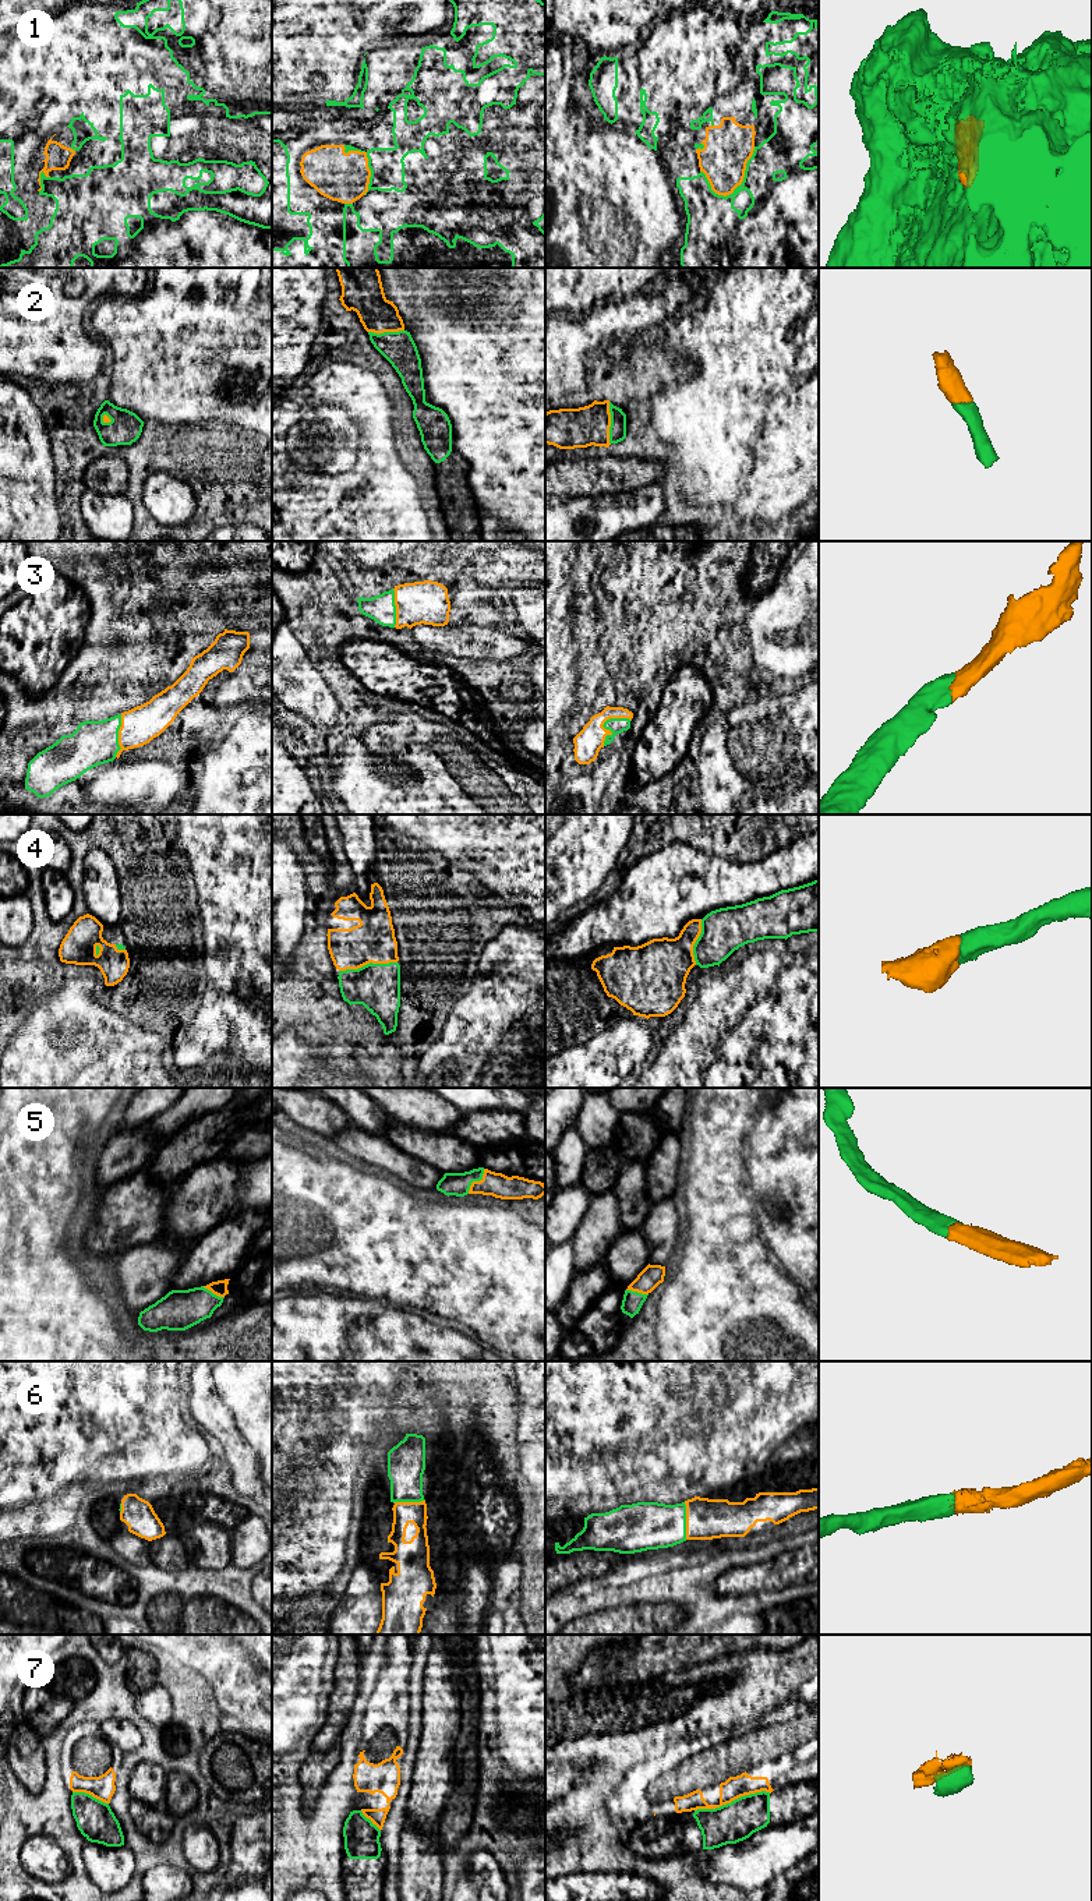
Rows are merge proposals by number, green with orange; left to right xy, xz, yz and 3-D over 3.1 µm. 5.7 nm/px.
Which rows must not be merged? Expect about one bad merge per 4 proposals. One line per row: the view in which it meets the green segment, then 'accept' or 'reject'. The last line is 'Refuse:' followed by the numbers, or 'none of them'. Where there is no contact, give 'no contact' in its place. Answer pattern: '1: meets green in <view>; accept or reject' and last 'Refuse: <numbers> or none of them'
1: meets green in yz; accept
2: meets green in yz; accept
3: meets green in yz; accept
4: meets green in xz; accept
5: meets green in xz; accept
6: meets green in yz; accept
7: meets green in yz; reject
Refuse: 7

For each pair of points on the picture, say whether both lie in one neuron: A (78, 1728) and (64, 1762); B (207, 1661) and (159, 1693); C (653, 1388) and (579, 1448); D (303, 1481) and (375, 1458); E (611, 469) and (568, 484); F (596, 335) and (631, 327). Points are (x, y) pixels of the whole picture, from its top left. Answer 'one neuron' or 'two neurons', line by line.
A: one neuron
B: two neurons
C: one neuron
D: two neurons
E: one neuron
F: one neuron

